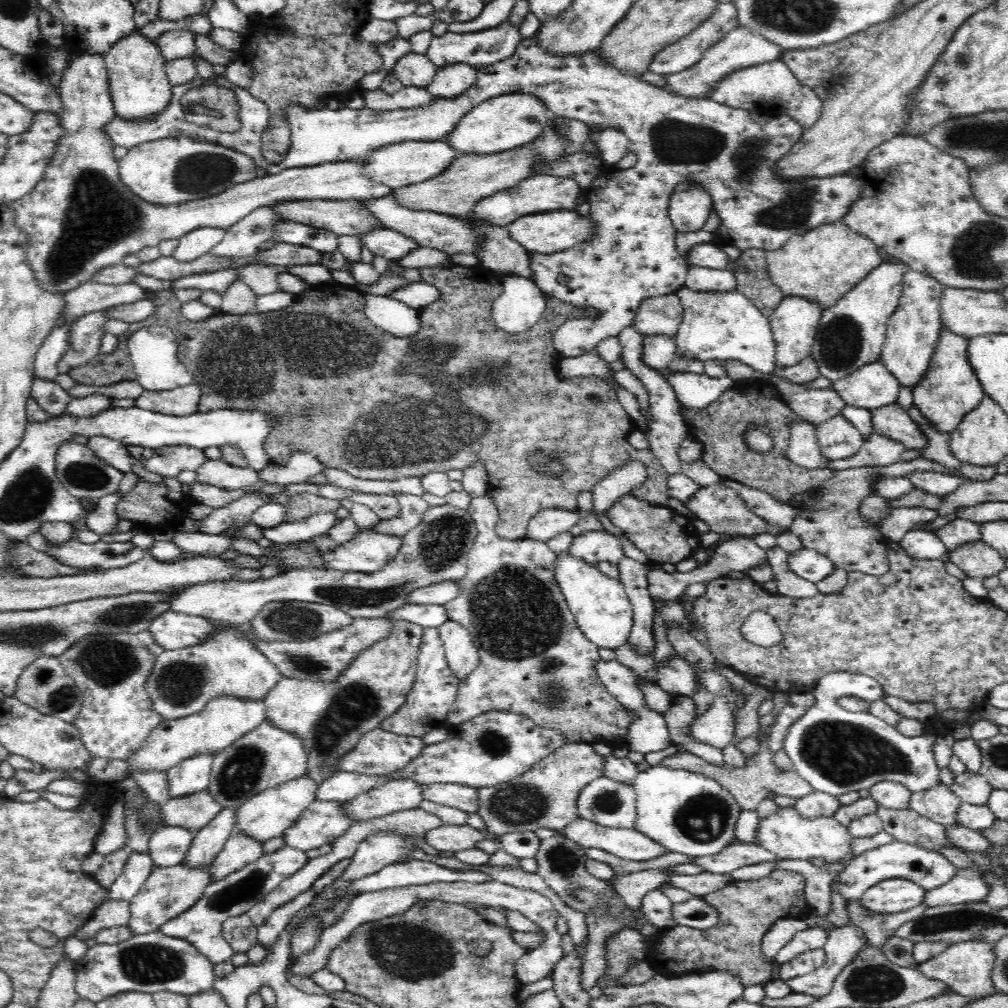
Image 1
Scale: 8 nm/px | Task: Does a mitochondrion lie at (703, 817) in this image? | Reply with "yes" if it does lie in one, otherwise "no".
yes

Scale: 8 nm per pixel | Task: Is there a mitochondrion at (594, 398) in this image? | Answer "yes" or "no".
no

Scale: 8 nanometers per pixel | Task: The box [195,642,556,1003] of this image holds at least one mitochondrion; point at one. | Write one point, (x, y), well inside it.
(412, 952)

